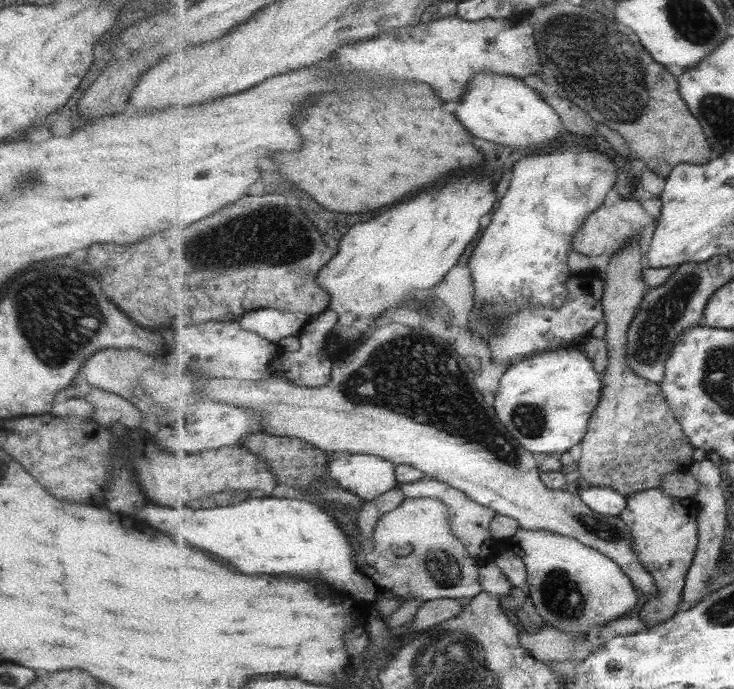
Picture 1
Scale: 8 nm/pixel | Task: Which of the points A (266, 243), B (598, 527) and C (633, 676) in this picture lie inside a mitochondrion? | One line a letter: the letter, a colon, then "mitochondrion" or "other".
A: mitochondrion
B: mitochondrion
C: other

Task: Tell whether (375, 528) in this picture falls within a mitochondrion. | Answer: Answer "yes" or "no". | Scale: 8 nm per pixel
no

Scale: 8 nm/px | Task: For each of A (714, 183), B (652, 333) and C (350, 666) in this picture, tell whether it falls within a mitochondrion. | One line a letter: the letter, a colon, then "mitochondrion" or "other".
A: other
B: mitochondrion
C: other

